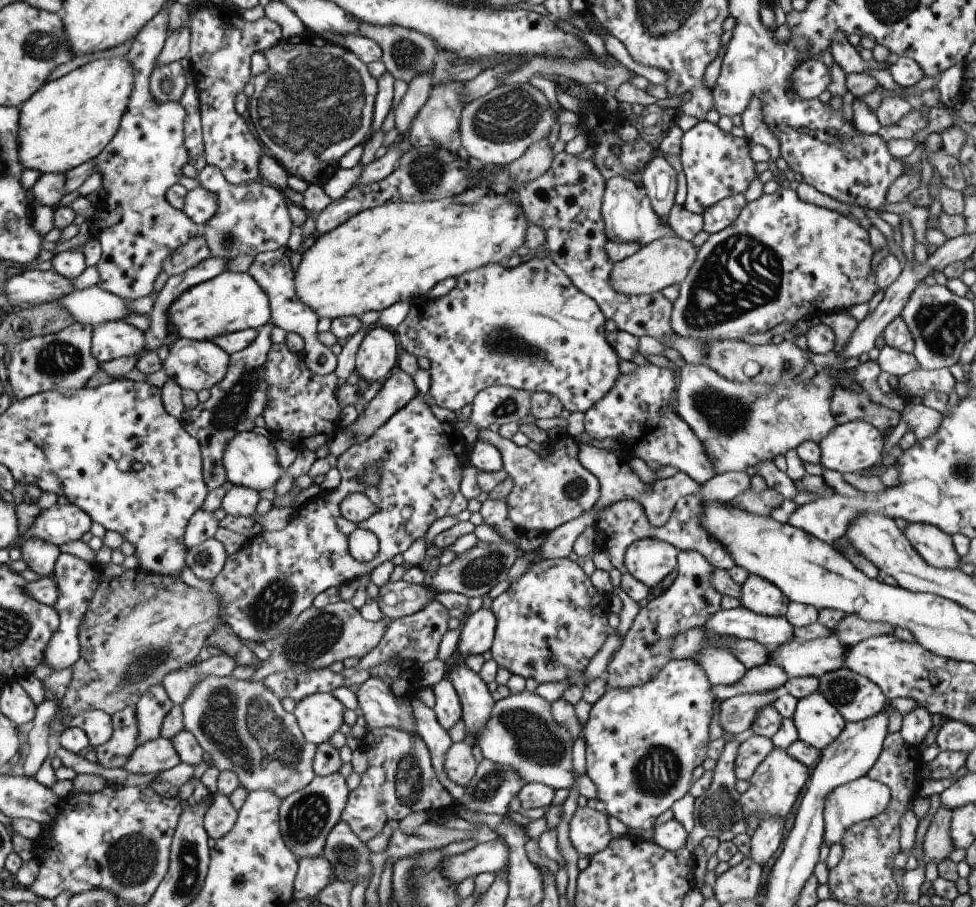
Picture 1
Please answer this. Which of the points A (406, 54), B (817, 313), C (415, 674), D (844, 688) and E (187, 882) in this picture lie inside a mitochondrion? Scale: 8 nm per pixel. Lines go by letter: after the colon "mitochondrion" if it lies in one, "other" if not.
A: mitochondrion
B: other
C: other
D: mitochondrion
E: mitochondrion

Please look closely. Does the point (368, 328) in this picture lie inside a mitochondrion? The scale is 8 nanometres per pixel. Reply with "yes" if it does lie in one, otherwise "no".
no

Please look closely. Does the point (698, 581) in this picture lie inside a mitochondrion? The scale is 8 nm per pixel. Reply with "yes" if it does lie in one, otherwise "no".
no

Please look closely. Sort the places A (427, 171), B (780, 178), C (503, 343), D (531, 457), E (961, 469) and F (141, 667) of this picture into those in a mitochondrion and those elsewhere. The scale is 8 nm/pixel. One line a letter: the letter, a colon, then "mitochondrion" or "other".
A: mitochondrion
B: other
C: mitochondrion
D: other
E: mitochondrion
F: mitochondrion

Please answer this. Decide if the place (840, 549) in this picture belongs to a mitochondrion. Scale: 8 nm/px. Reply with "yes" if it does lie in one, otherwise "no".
no

